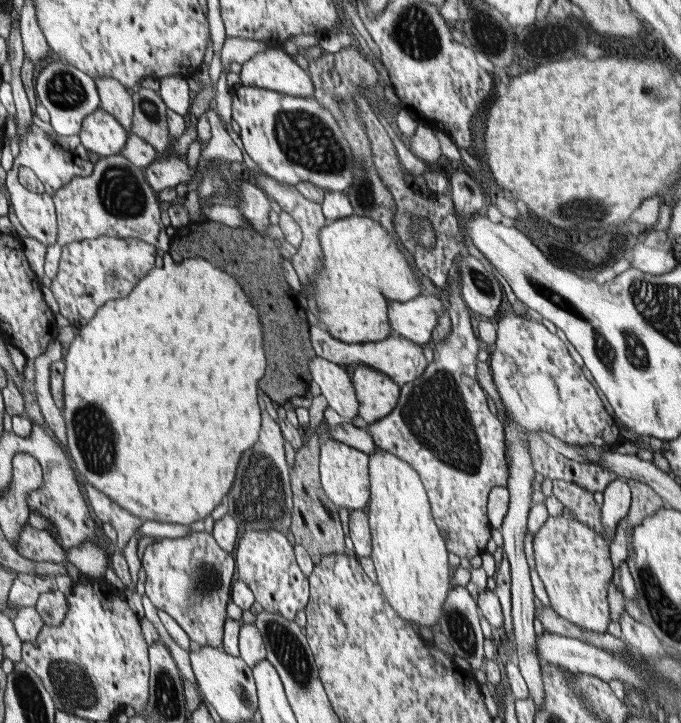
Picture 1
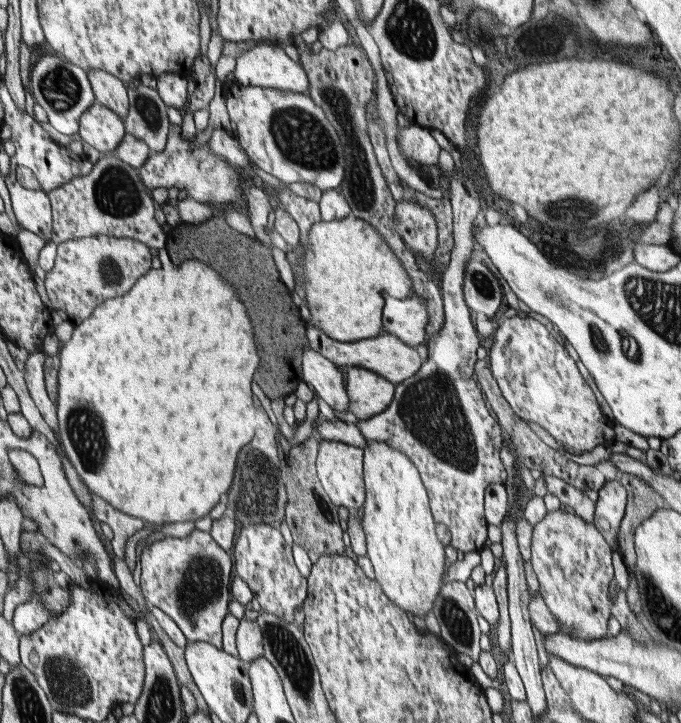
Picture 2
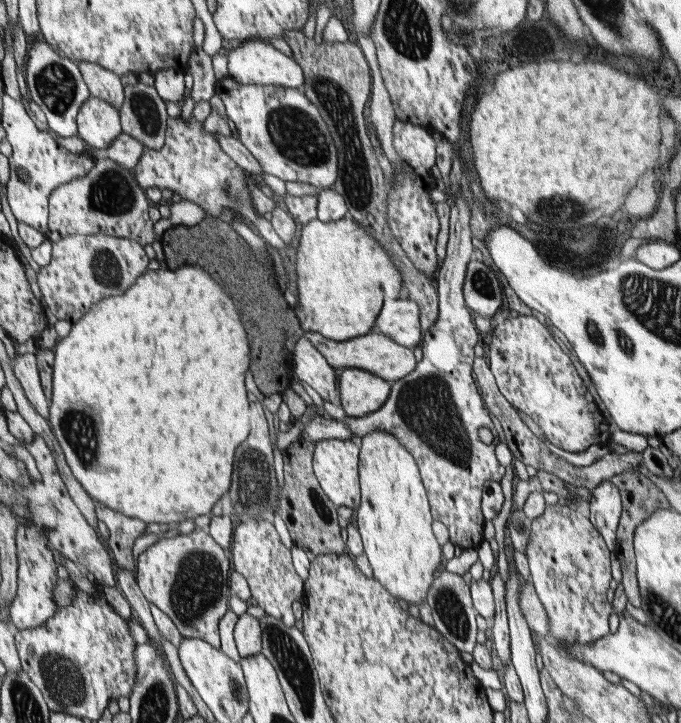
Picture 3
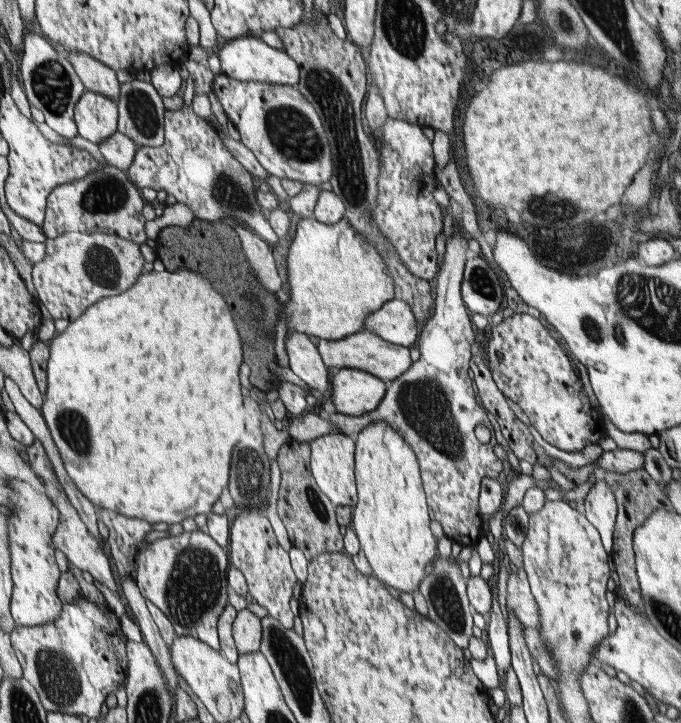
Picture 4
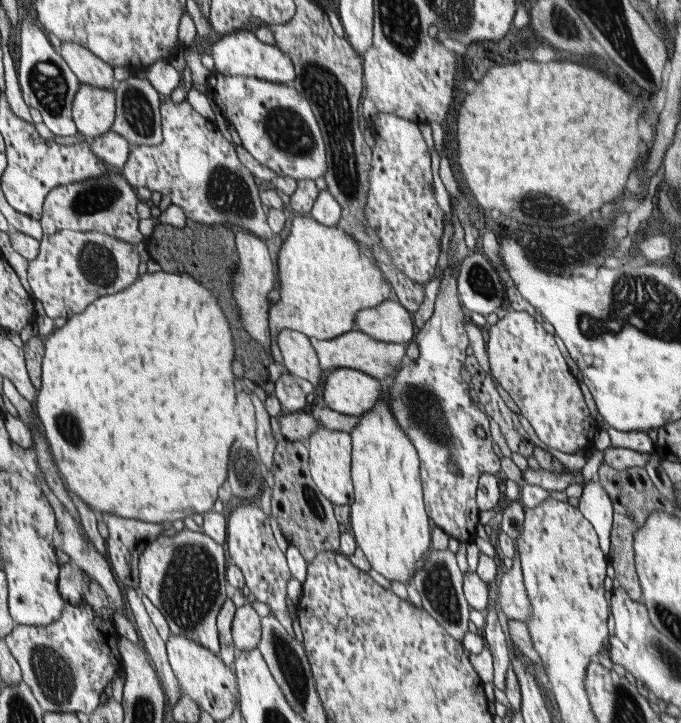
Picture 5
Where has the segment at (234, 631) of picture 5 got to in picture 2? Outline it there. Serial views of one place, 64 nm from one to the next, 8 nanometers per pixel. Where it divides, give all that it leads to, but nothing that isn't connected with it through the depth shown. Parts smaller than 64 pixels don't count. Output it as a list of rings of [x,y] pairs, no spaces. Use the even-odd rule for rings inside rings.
[[[241,618],[235,632],[237,660],[251,662],[255,658],[263,658],[263,634],[261,628],[253,620]]]

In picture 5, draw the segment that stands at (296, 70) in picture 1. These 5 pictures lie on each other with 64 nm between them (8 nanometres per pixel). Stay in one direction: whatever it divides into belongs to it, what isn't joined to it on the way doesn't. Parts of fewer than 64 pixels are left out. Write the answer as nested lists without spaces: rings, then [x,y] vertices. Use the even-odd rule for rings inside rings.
[[[235,30],[229,34],[221,34],[221,38],[217,38],[211,46],[209,46],[209,56],[213,58],[213,72],[227,76],[227,74],[241,74],[241,76],[255,76],[255,78],[263,78],[269,82],[281,82],[281,84],[289,84],[291,80],[295,80],[295,68],[291,58],[287,58],[277,46],[273,44],[265,44],[261,42],[253,30]]]

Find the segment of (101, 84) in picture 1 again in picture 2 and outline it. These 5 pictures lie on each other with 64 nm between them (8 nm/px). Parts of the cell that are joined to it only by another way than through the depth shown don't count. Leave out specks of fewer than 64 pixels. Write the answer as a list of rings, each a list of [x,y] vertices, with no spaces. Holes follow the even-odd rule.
[[[83,68],[93,90],[93,98],[103,104],[107,110],[115,112],[119,118],[127,114],[127,84],[123,84],[113,74],[99,68]]]

